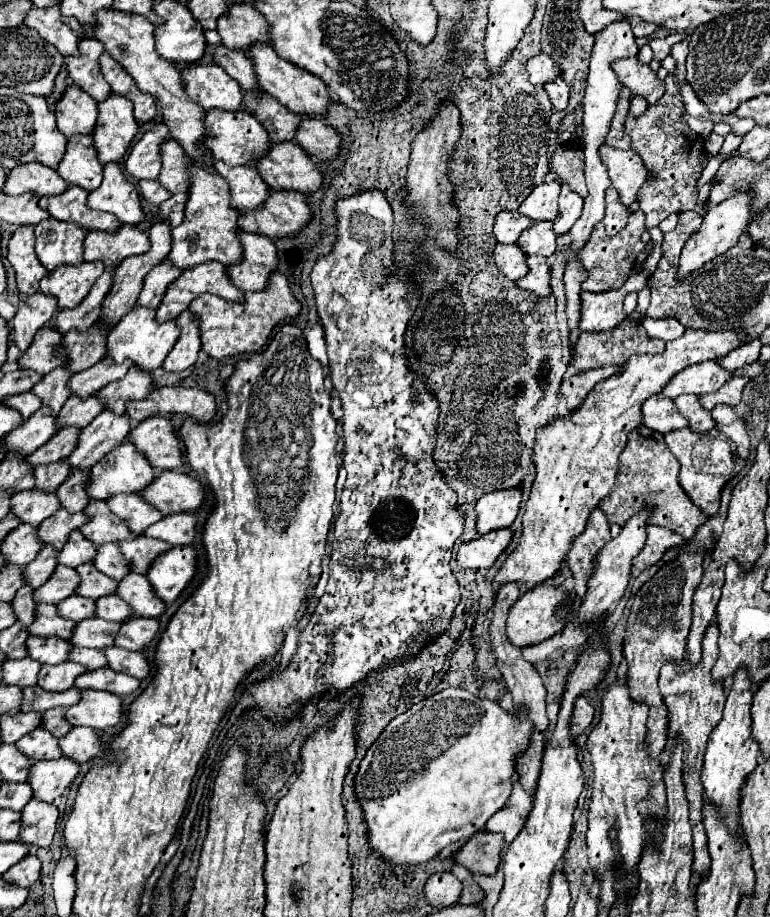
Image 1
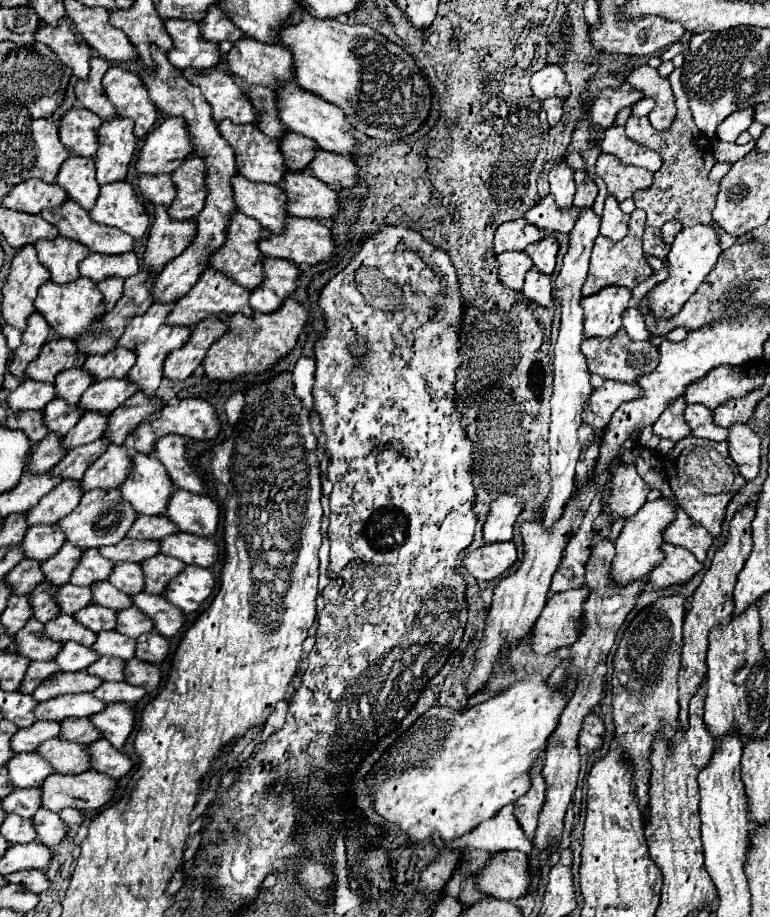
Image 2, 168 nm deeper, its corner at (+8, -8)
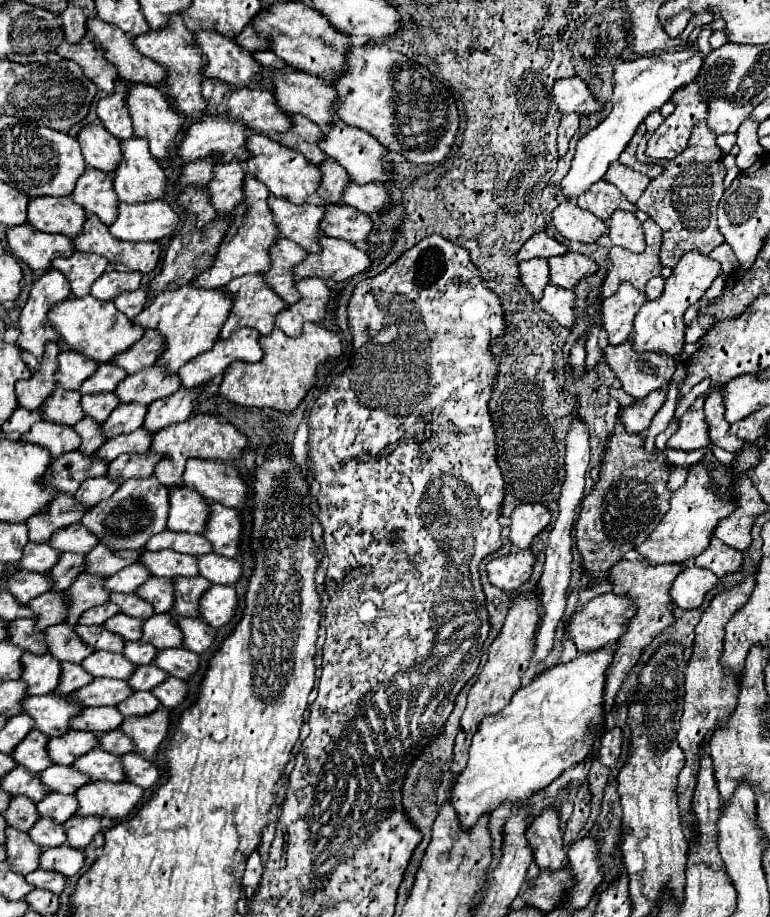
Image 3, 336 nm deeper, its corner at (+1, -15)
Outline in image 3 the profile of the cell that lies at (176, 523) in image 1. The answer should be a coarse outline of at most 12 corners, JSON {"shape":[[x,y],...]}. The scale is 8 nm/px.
{"shape":[[198,555],[200,575],[210,583],[234,585],[242,563],[216,555]]}

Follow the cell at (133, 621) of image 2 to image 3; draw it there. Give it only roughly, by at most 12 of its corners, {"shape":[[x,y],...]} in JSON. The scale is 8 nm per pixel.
{"shape":[[170,615],[142,623],[140,641],[156,649],[180,647],[182,633]]}

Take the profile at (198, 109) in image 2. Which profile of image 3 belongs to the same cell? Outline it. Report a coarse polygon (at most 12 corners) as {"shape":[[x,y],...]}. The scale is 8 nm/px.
{"shape":[[244,177],[244,201],[194,287],[218,289],[270,267],[278,237],[268,187]]}

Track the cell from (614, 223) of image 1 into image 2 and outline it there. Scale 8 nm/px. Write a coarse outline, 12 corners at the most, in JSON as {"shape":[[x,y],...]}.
{"shape":[[613,196],[605,198],[601,234],[613,242],[627,236],[629,216]]}

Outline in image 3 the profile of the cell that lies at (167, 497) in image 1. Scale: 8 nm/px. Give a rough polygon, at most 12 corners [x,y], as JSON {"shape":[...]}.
{"shape":[[210,503],[204,537],[214,551],[236,557],[240,511]]}

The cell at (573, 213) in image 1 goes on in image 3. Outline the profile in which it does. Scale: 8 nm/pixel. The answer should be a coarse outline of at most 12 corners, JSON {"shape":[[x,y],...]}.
{"shape":[[696,47],[614,57],[612,109],[578,139],[560,181],[576,201],[642,119],[696,79]]}

